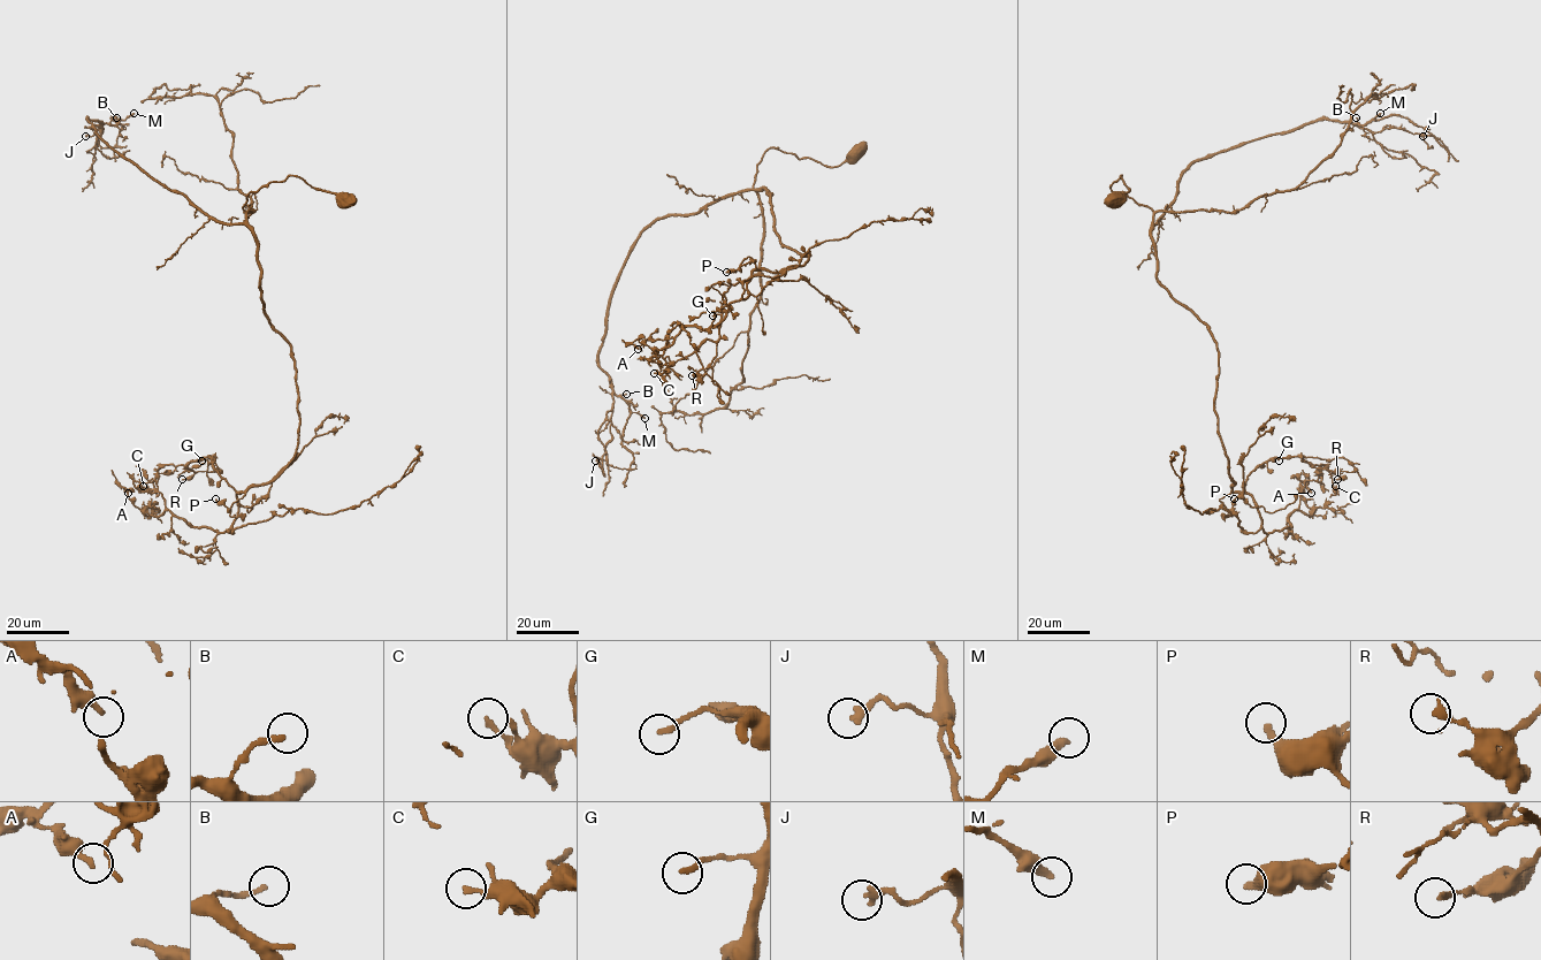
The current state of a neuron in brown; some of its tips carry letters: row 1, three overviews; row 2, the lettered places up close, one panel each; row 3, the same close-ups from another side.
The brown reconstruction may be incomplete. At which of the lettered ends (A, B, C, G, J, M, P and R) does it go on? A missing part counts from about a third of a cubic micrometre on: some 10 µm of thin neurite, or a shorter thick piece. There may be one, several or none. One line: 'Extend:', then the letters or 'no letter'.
Extend: G, M

